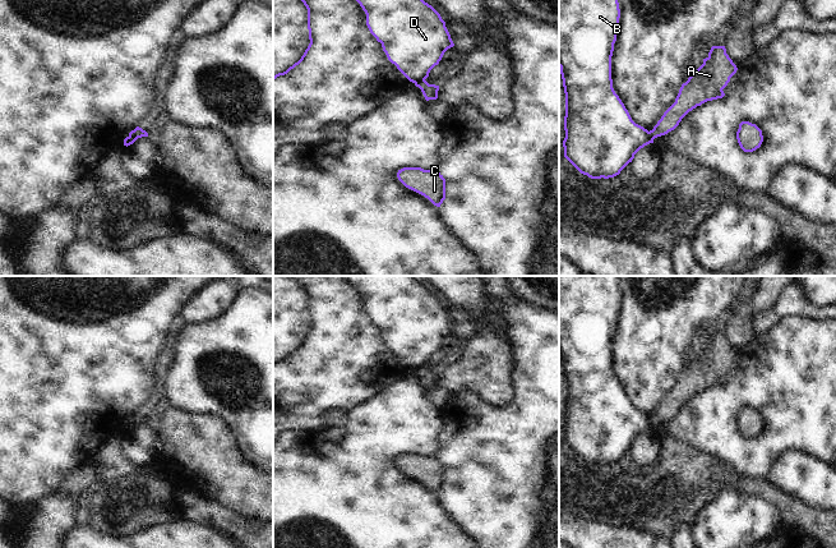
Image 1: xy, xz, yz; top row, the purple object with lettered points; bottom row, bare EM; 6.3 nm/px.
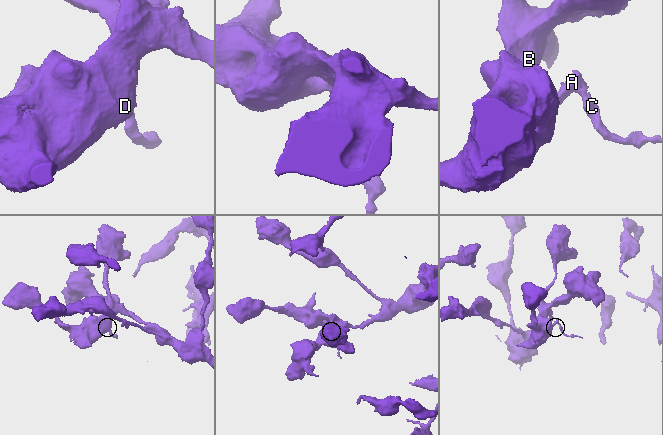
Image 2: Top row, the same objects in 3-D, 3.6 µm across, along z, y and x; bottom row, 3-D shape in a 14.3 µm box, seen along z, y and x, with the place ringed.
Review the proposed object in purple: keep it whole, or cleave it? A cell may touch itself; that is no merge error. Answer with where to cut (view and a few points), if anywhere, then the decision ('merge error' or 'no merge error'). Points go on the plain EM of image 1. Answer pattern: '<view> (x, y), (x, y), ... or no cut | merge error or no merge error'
xz (424, 364), (415, 369) | merge error

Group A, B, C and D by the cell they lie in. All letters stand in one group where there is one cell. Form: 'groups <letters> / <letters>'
groups A C / B D

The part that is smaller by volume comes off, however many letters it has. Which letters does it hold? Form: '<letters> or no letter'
A, C

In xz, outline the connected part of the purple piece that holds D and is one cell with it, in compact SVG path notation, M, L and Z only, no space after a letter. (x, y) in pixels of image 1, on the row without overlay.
M345 276L362 294L370 319L412 369L429 363L454 330L440 300L415 276Z

